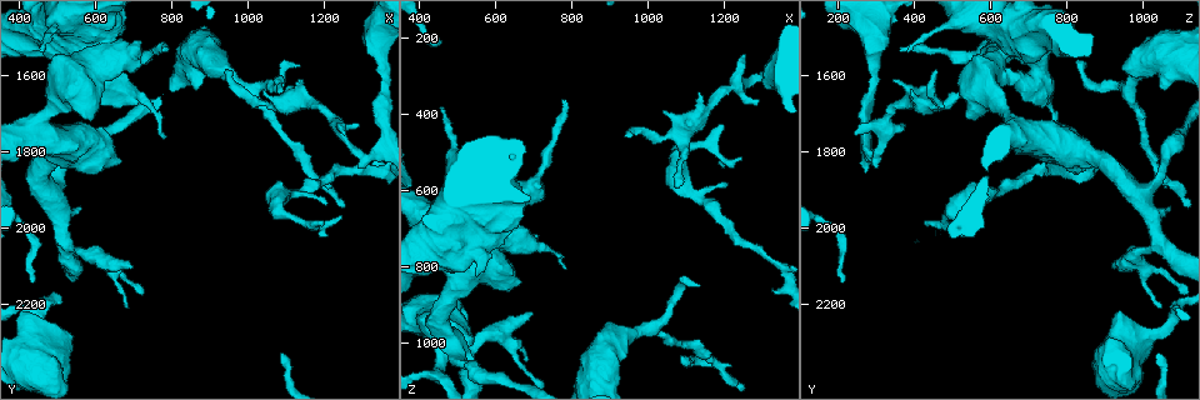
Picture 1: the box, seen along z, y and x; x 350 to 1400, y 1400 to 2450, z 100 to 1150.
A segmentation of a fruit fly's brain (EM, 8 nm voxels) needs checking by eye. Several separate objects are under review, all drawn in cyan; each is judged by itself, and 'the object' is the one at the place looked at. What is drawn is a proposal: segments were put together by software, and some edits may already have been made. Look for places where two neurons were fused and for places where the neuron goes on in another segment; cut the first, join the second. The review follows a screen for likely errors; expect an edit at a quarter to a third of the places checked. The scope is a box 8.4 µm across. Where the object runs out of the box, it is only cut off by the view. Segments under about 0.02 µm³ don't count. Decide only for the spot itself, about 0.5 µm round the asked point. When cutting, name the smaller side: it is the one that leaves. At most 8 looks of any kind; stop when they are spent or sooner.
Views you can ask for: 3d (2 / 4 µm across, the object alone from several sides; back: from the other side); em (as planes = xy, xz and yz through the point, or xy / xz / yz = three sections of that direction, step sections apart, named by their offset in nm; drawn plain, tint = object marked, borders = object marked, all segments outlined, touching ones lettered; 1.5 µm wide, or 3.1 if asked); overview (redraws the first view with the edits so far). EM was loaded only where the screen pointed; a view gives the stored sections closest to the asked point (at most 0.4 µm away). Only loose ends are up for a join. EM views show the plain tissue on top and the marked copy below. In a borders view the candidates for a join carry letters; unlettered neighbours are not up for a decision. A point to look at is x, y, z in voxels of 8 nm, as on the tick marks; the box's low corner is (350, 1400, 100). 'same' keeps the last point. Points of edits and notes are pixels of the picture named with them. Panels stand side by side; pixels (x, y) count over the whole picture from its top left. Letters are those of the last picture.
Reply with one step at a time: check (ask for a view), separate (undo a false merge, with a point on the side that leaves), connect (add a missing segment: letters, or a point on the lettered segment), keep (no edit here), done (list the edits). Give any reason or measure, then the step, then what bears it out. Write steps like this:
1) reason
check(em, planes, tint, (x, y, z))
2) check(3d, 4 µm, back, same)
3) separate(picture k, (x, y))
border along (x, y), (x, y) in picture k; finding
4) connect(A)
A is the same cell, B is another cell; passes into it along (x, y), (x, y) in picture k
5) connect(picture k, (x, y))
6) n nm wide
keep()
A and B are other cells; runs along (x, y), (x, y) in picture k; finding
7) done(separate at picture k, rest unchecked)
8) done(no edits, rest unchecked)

check(em, planes, borders, (460, 1530, 385))

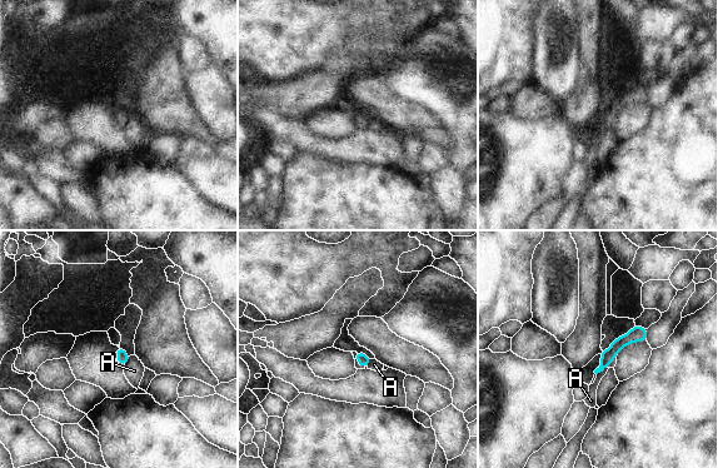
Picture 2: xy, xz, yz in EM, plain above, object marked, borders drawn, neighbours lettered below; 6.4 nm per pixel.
A touches over 80 nm
keep()
A is another cell; border along (130, 356), (125, 366) in picture 2; none of them fits

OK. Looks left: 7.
an open end
check(3d, 4 µm, (940, 1585, 450))

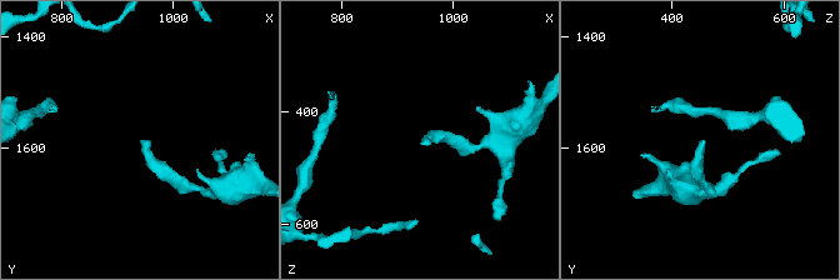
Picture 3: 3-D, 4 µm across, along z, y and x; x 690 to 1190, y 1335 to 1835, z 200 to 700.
check(em, xy, step 8, borders, (945, 1585, 460))

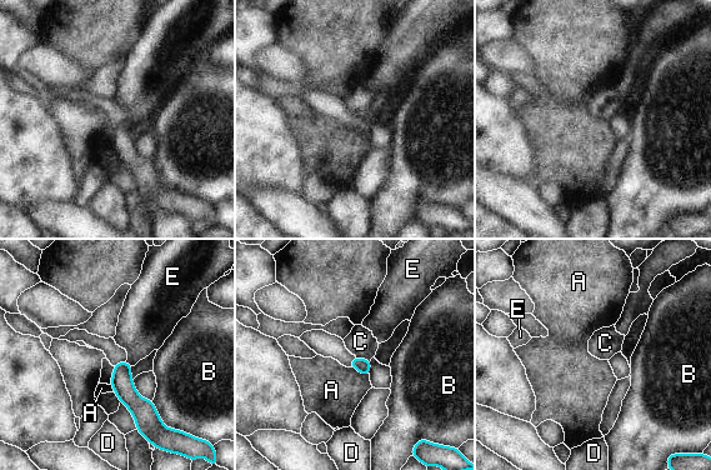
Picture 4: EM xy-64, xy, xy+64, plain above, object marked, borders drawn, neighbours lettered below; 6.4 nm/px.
check(em, planes, borders, same)

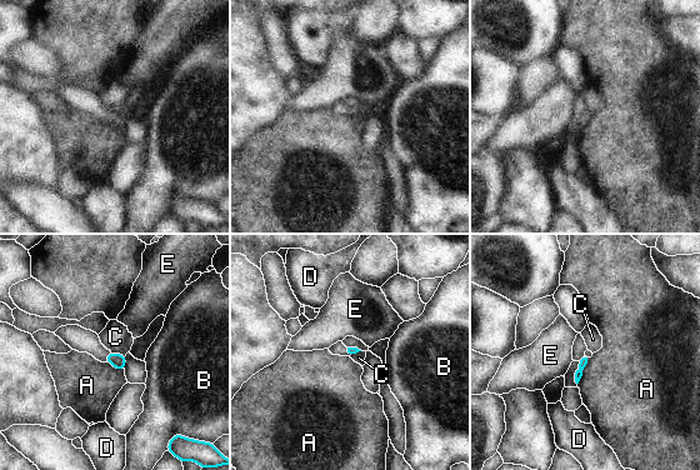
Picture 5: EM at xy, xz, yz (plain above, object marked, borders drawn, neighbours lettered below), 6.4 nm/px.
keep()
A, B, C, D and E are other cells; border along (111, 351), (125, 355) in picture 5; none of them fits

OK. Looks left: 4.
an open end
check(em, planes, borders, (1260, 1745, 235))

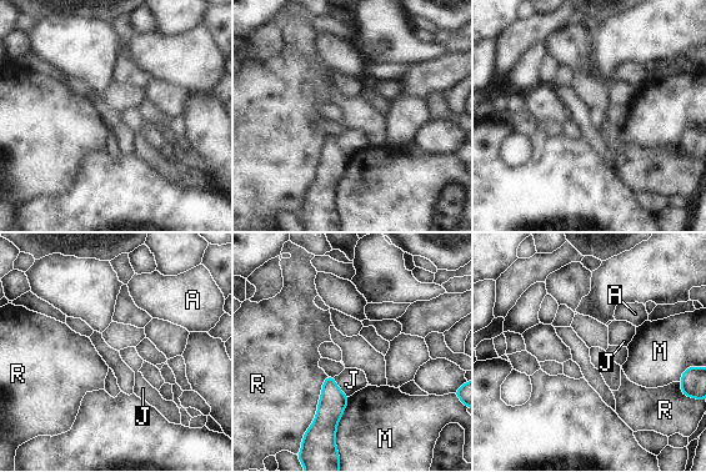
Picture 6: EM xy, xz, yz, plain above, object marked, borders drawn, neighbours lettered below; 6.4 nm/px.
keep()
A, J, M and R are other cells; border along (328, 376), (316, 416), (309, 425) in picture 6; no lettered segment goes on from it

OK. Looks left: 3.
check(3d, 4 µm, (1195, 1975, 430))

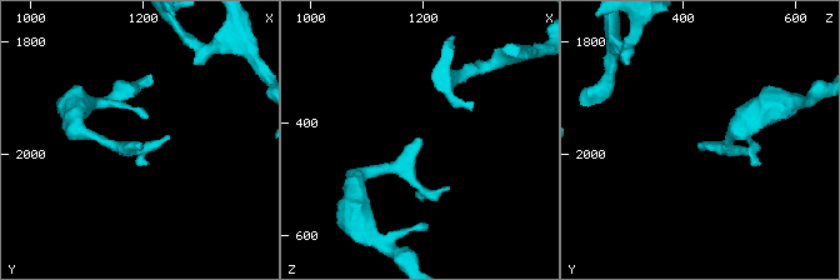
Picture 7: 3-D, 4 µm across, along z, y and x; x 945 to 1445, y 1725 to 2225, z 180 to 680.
check(em, planes, borders, (1195, 1980, 430))

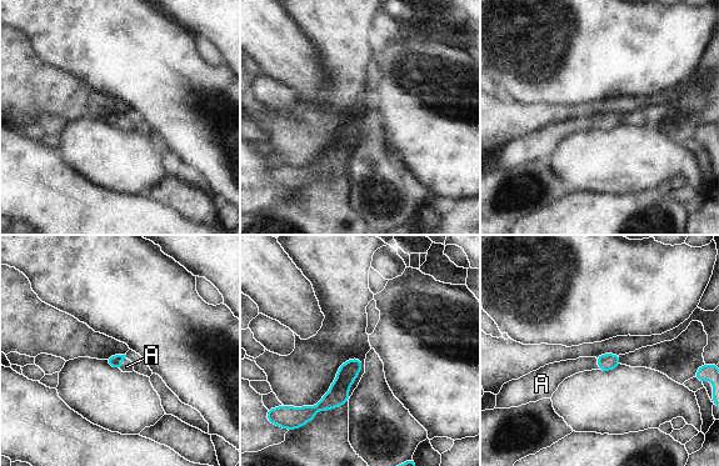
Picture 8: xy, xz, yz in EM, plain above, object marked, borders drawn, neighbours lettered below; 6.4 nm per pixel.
connect(A)
A is the same cell; passes into it along (115, 361), (121, 362), (126, 366) in picture 8; it goes on there

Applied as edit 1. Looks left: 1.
done(connect at picture 8, rest unchecked)

